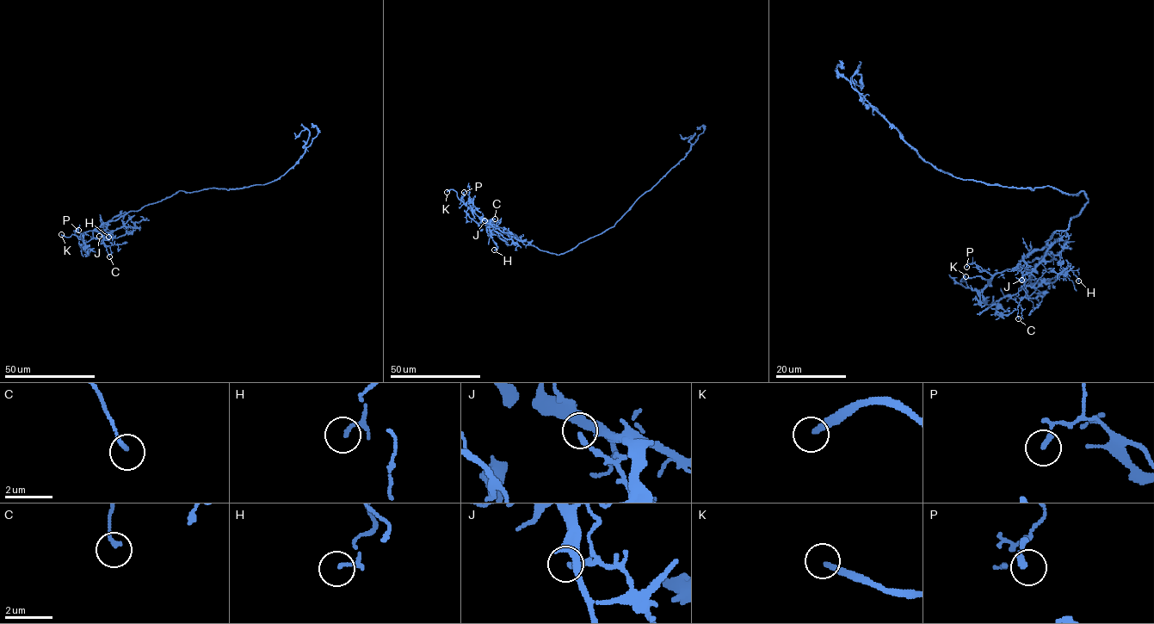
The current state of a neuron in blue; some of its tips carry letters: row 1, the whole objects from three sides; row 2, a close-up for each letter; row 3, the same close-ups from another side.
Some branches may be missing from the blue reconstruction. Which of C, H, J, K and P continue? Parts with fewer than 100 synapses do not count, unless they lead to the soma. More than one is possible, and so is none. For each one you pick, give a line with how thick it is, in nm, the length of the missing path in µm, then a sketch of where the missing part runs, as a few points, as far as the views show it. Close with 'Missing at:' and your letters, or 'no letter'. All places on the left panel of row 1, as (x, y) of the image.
K: Thickness 200 nm. Missing length about 20 µm. Course of what is missing: (61, 234), (46, 227)
Missing at: K

